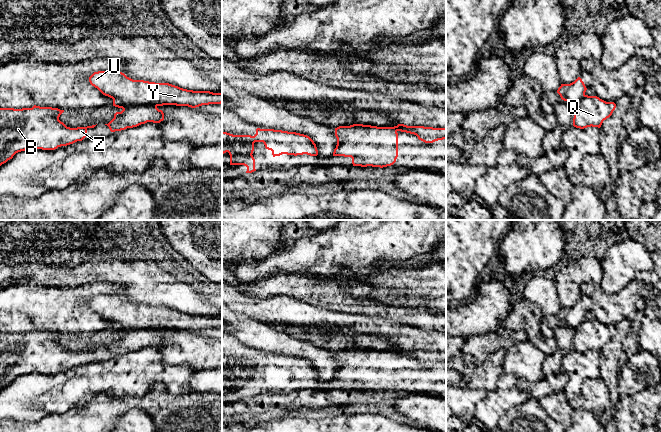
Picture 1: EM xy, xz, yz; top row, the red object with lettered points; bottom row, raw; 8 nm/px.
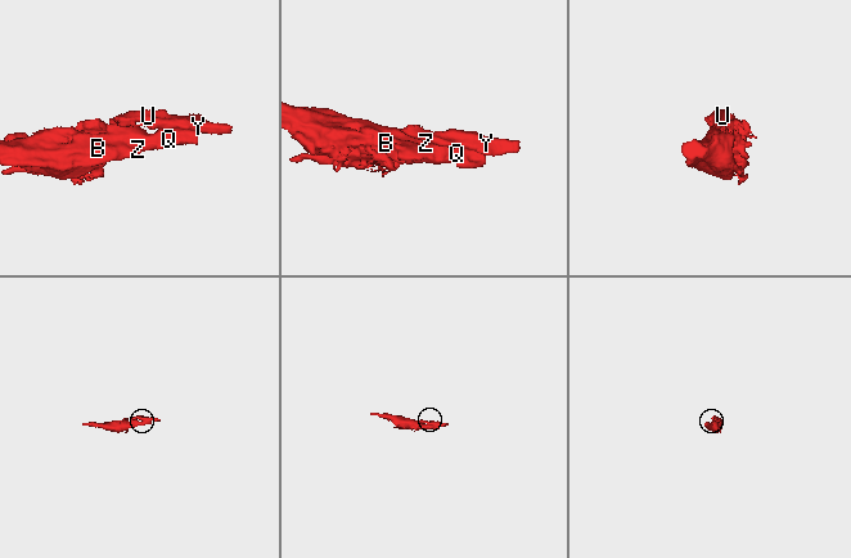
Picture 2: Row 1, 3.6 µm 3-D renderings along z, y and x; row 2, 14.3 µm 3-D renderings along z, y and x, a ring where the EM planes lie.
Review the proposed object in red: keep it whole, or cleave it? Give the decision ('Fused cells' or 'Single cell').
Fused cells

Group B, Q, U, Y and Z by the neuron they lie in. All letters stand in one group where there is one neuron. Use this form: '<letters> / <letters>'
B Q Z / U Y

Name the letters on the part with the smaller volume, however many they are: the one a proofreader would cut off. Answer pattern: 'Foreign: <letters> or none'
Foreign: U, Y

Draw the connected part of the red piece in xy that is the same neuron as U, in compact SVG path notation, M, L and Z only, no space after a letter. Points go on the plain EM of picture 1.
M118 294L94 296L89 301L89 306L103 319L125 328L153 326L196 332L222 327L222 317L187 314L169 307L133 304Z

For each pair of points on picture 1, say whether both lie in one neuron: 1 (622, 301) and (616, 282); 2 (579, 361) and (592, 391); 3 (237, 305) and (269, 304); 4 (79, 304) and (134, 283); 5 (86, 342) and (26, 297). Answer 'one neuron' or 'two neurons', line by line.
1: two neurons
2: two neurons
3: one neuron
4: two neurons
5: two neurons

